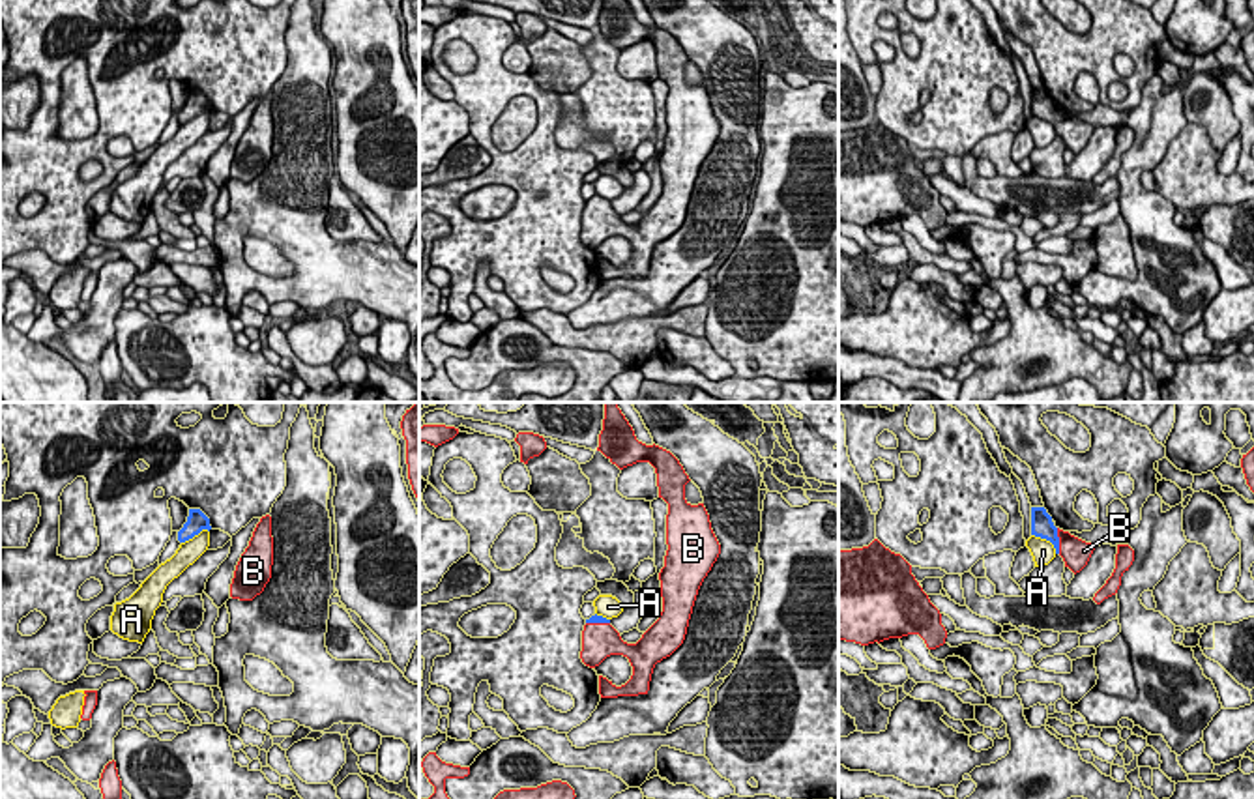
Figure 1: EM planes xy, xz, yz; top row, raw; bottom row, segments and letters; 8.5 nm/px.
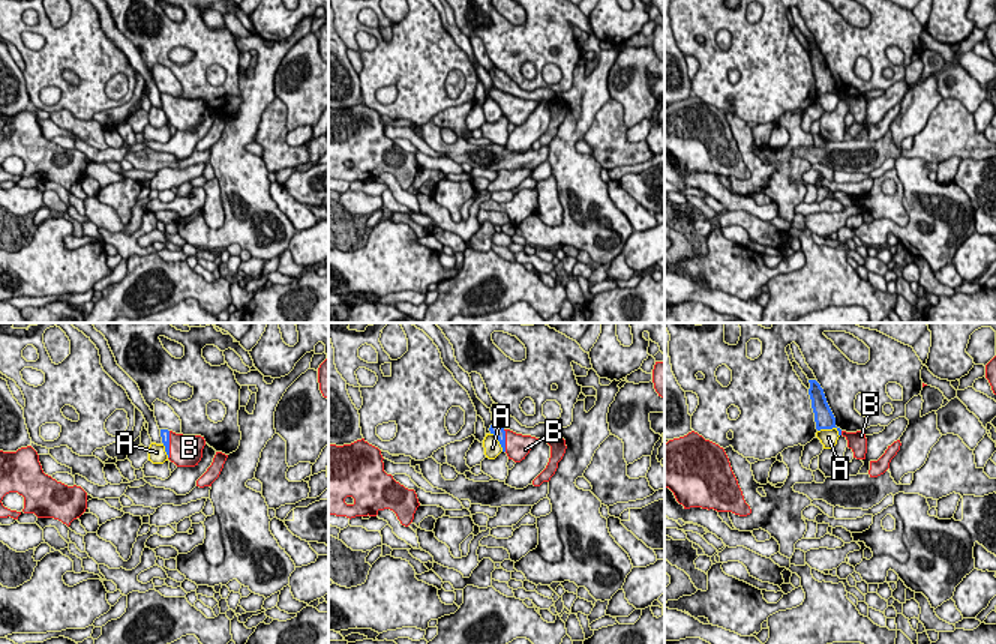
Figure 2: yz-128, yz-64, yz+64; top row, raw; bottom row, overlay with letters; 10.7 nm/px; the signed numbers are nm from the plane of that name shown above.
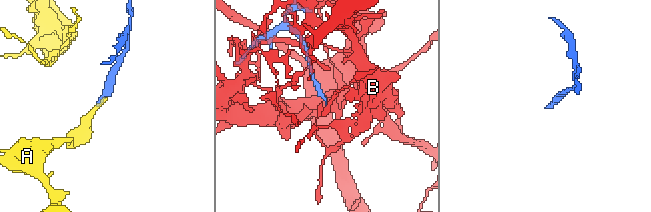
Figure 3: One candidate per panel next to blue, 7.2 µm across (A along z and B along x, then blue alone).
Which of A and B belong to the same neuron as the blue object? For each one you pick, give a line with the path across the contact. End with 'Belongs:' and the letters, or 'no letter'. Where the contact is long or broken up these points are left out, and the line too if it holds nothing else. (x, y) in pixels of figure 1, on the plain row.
Belongs: B

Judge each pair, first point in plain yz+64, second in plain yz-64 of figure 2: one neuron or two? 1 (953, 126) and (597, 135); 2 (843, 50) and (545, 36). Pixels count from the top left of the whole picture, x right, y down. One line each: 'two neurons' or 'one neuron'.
1: one neuron
2: one neuron

